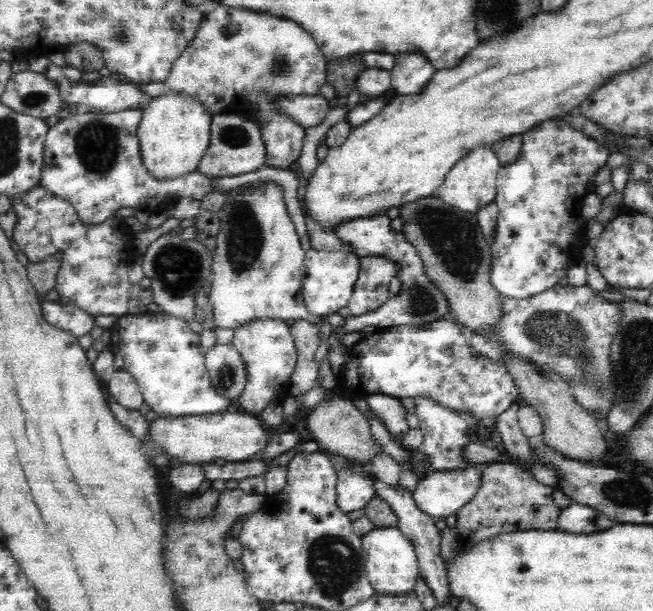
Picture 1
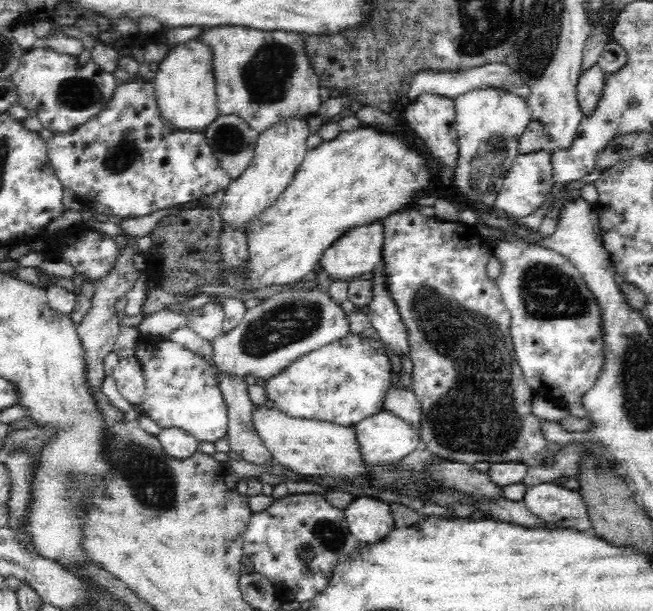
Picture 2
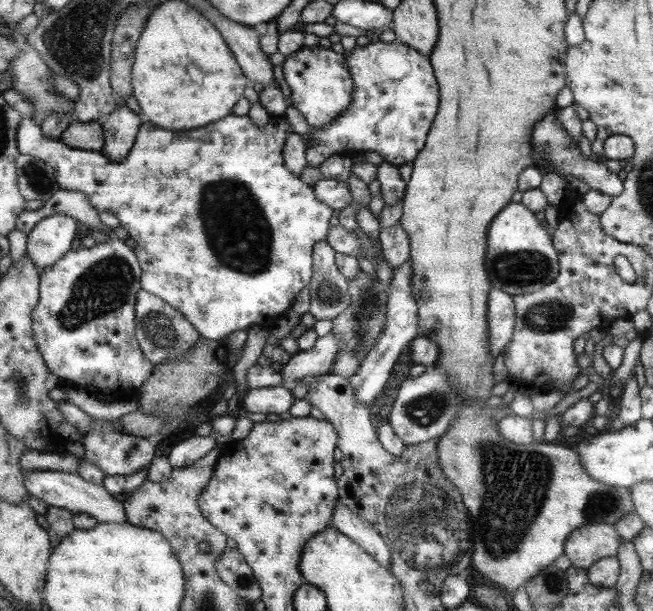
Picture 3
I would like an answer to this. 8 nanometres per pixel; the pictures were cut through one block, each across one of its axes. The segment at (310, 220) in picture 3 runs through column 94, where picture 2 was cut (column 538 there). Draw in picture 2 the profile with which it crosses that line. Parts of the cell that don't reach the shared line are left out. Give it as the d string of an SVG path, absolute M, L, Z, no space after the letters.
M546 149L538 152L520 153L513 160L512 166L505 172L504 182L500 188L495 207L504 210L511 219L521 219L532 214L540 204L544 204L548 192L552 190L552 163Z

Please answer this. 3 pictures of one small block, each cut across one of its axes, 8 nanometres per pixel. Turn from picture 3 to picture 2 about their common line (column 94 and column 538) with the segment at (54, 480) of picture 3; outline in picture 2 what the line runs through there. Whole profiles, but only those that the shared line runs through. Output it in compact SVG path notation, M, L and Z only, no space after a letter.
M542 482L534 486L528 486L522 501L534 516L544 522L555 524L558 529L576 529L591 532L592 526L588 510L579 491L562 488L553 482Z

